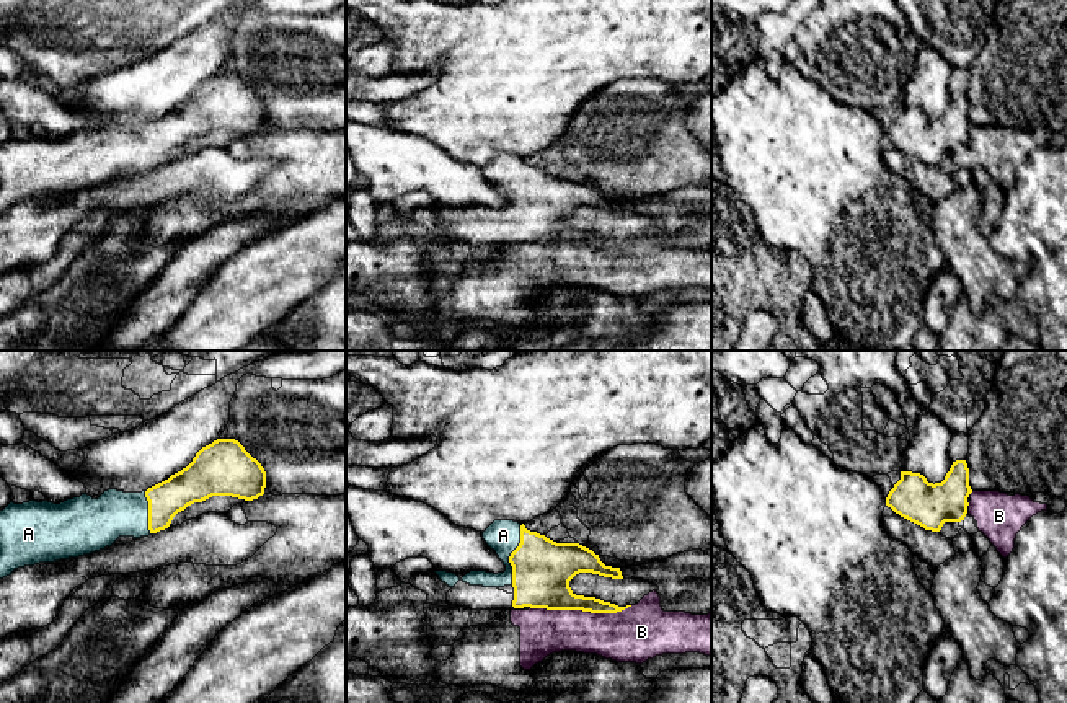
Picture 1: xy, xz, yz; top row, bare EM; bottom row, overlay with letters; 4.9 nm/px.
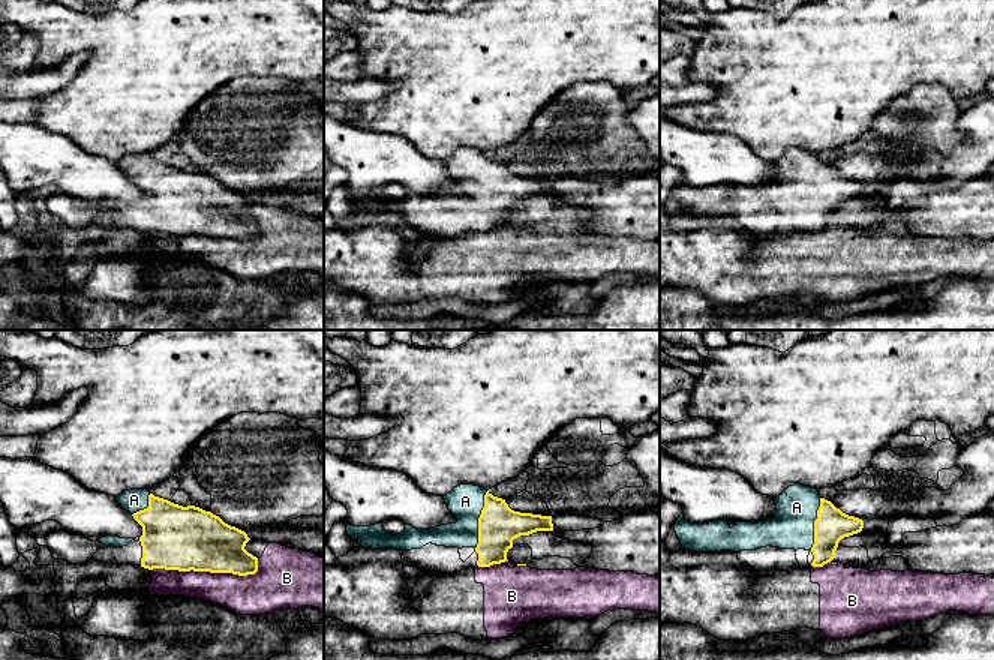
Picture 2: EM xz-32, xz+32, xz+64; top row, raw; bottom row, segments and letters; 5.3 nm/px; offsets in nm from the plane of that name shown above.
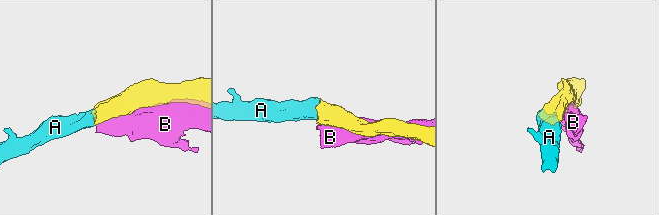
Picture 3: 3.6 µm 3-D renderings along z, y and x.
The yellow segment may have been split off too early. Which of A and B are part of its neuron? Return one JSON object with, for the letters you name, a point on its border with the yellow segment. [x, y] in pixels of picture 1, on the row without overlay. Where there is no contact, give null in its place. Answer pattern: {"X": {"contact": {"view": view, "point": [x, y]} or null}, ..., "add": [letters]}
{"A": {"contact": {"view": "xz", "point": [511, 190]}}, "add": ["A"]}

